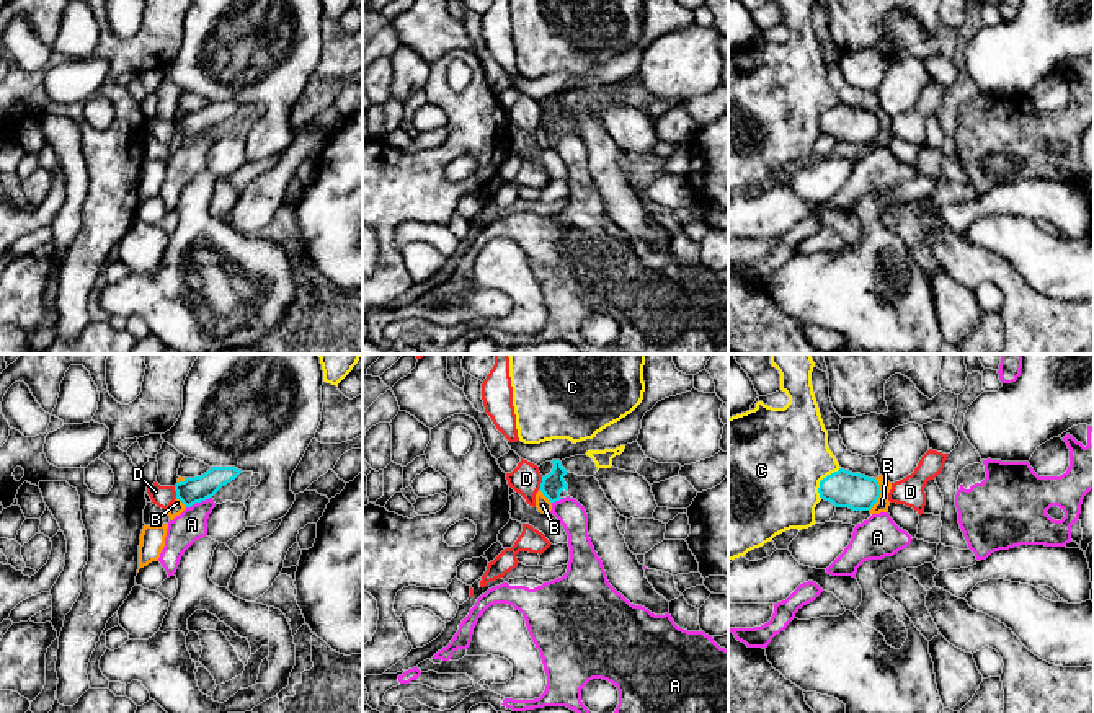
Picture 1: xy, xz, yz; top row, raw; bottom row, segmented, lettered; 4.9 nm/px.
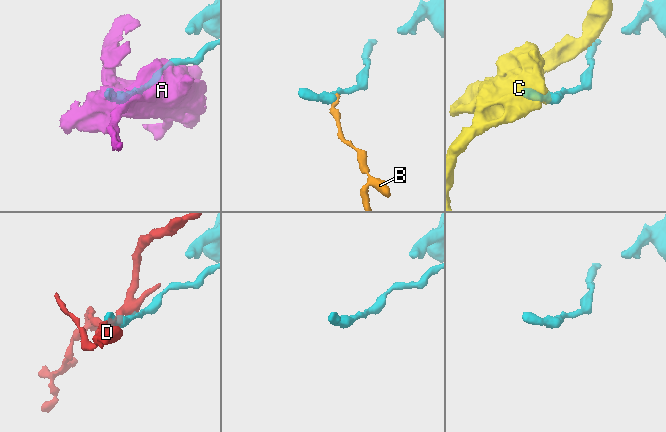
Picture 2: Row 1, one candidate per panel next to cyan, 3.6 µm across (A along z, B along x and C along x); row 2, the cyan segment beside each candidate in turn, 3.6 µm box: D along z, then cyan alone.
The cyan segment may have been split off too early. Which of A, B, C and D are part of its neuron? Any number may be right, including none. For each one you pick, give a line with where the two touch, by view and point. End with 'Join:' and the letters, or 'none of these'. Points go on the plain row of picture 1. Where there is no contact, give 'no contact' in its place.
Join: none of these

